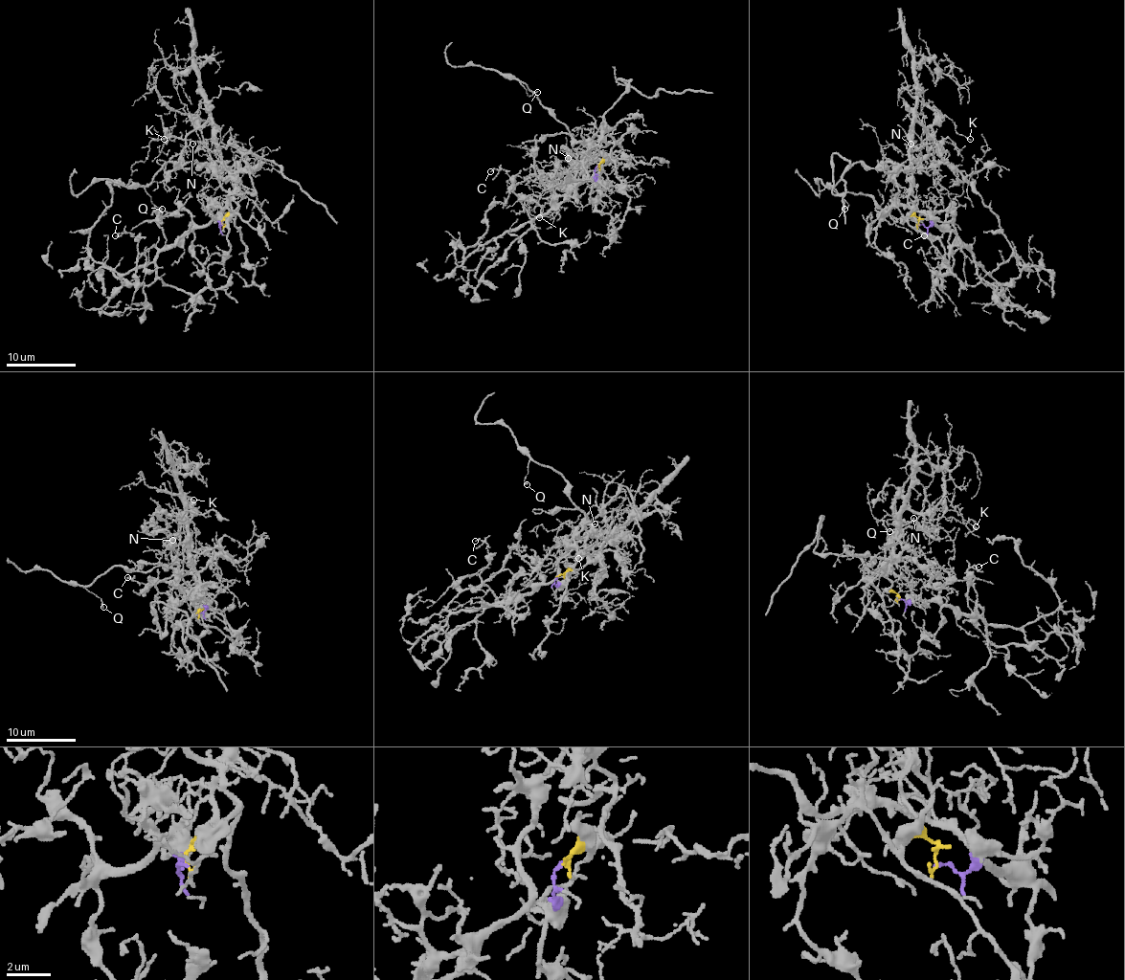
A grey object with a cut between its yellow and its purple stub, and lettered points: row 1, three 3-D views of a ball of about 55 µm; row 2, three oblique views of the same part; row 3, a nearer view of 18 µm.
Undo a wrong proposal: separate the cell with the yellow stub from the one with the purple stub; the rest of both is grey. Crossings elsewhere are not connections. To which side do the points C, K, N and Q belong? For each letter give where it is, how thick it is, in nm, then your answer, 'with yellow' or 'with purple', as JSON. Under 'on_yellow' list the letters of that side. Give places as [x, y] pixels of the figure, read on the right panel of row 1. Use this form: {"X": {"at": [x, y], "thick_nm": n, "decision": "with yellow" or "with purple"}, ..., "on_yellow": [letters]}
{"C": {"at": [924, 235], "thick_nm": 140, "decision": "with purple"}, "K": {"at": [970, 139], "thick_nm": 80, "decision": "with yellow"}, "N": {"at": [911, 144], "thick_nm": 90, "decision": "with yellow"}, "Q": {"at": [844, 209], "thick_nm": 140, "decision": "with purple"}, "on_yellow": ["K", "N"]}

